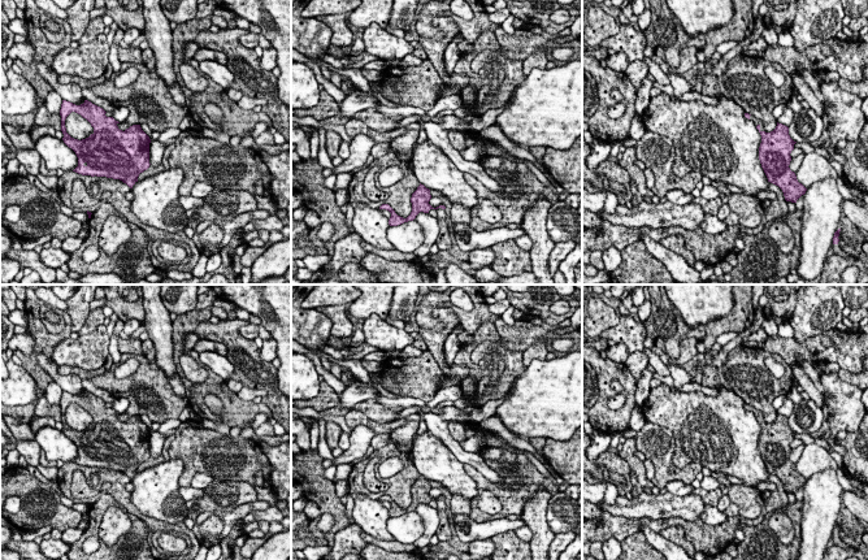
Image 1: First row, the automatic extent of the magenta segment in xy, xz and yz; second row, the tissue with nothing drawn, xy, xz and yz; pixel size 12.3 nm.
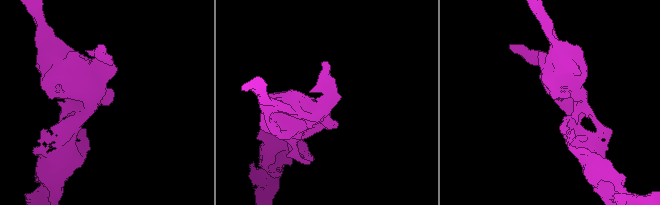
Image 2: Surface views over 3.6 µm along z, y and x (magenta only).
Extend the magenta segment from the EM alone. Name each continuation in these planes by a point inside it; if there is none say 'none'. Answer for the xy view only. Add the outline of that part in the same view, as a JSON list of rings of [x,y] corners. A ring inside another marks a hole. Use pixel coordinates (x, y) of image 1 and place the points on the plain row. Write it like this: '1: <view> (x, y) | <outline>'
none

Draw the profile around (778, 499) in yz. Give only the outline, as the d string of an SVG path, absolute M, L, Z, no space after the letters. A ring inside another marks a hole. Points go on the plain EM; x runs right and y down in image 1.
M771 473L768 478L772 483L777 486L777 489L764 503L764 508L767 513L771 515L772 512L782 511L790 504L789 504L787 492L785 491L782 481Z

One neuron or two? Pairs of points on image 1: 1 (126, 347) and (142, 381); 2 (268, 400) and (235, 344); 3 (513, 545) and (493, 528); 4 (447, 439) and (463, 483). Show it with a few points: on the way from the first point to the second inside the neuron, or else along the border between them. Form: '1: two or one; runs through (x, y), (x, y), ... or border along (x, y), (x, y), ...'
1: two; border along (143, 354), (134, 355)
2: one; runs through (272, 386), (248, 361), (248, 355)
3: two; border along (513, 530), (498, 533), (491, 538)
4: two; border along (428, 432), (464, 464)

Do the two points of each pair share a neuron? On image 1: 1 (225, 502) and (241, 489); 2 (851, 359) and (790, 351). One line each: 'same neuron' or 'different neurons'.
1: same neuron
2: same neuron

